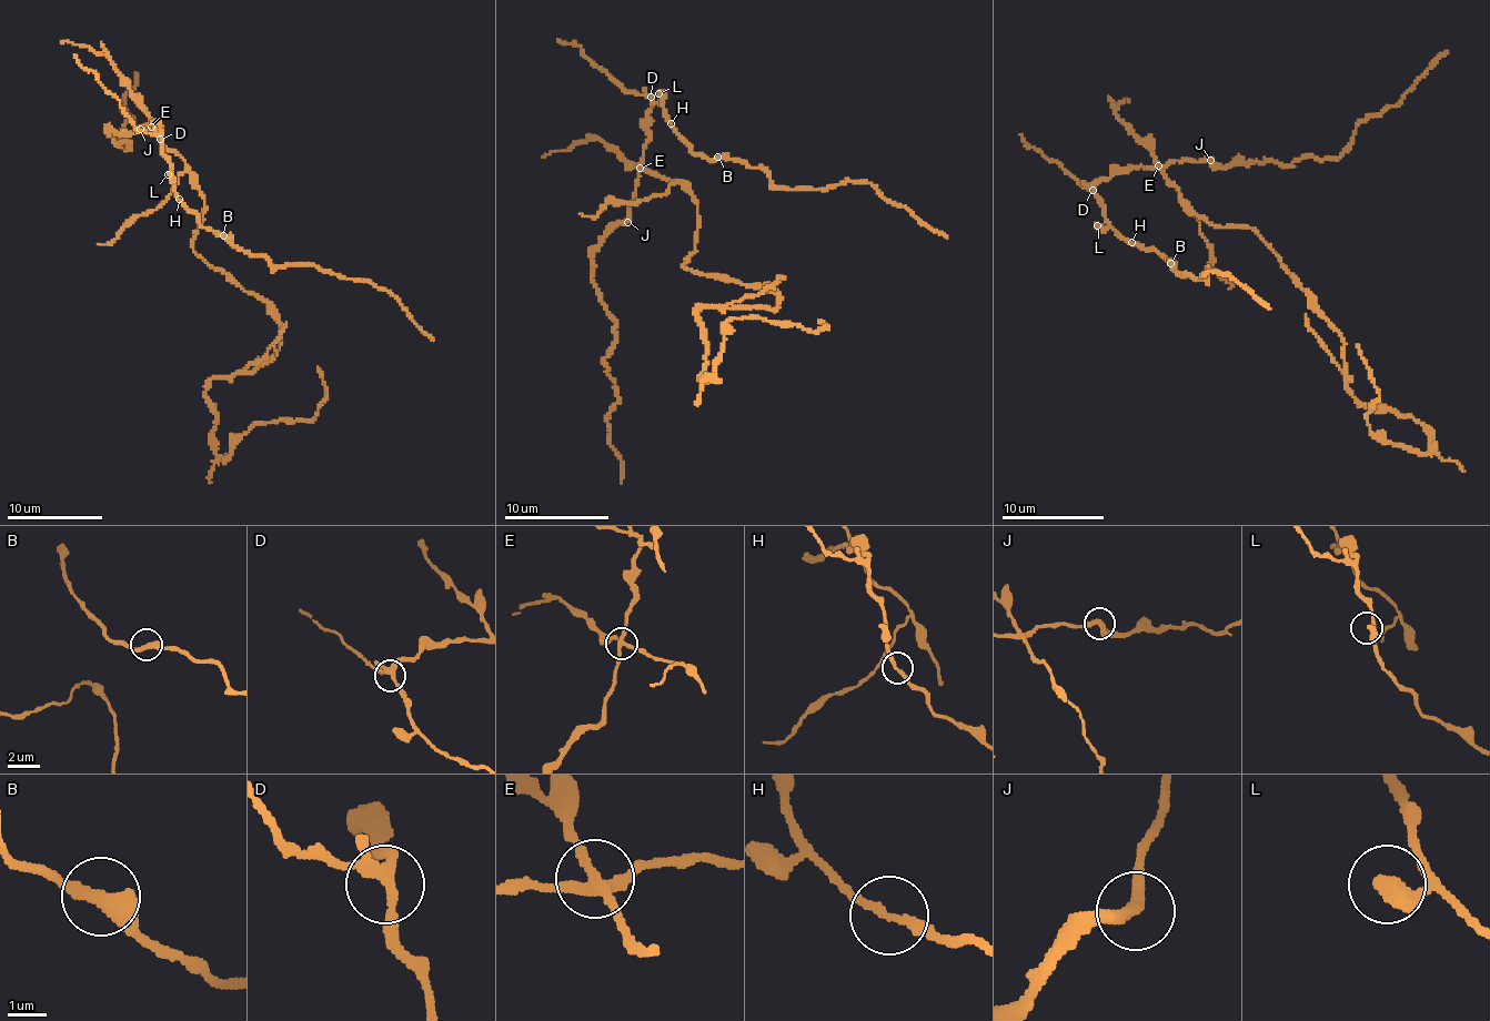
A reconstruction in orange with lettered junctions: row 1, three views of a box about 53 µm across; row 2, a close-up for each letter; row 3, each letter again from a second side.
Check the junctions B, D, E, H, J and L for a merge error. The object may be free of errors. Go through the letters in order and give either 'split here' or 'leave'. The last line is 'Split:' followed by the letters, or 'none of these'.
B: leave
D: leave
E: split here
H: leave
J: leave
L: leave
Split: E

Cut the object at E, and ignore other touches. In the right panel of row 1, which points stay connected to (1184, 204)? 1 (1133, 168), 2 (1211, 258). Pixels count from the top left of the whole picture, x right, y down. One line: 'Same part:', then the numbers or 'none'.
Same part: 2

